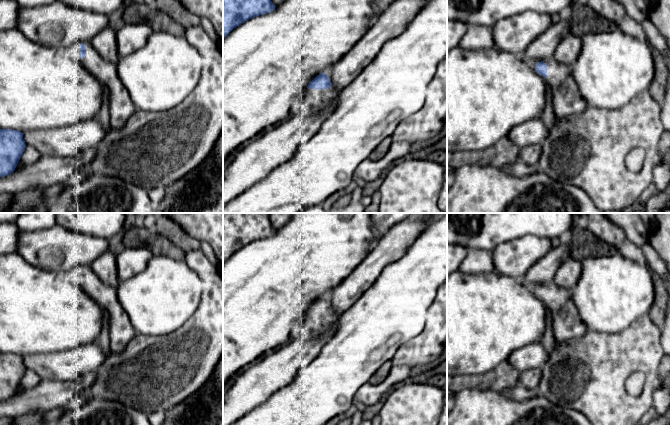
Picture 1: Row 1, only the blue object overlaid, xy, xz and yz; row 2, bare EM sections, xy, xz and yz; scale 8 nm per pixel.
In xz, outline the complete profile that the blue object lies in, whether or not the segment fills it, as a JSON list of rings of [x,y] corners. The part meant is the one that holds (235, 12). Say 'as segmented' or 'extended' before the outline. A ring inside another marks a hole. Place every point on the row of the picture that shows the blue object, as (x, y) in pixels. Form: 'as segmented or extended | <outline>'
as segmented | [[[223,0],[223,39],[245,21],[272,12],[271,0]]]

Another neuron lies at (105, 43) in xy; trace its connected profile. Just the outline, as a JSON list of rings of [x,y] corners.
[[[110,27],[94,36],[89,43],[105,60],[117,64],[121,56],[118,54],[116,32]]]

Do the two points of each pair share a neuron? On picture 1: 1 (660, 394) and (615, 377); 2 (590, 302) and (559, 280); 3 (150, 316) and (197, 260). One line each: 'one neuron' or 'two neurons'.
1: two neurons
2: two neurons
3: two neurons

